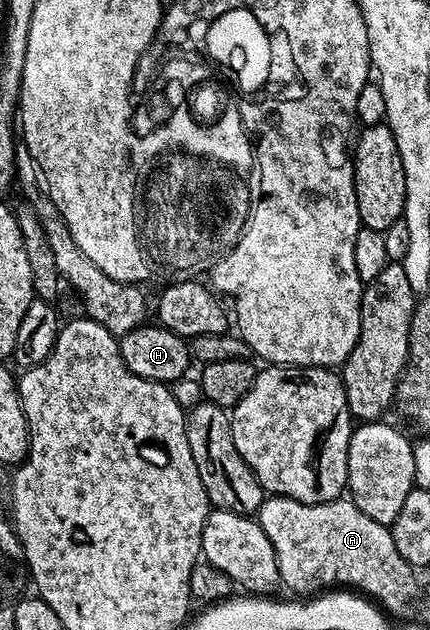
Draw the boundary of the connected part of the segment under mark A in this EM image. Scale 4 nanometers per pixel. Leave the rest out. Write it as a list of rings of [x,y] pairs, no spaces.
[[[267,496],[256,514],[258,526],[268,535],[276,551],[278,580],[294,595],[318,595],[338,587],[349,587],[377,603],[387,614],[402,613],[413,606],[414,570],[396,551],[387,526],[368,519],[349,499],[323,505],[300,503],[291,497]]]

